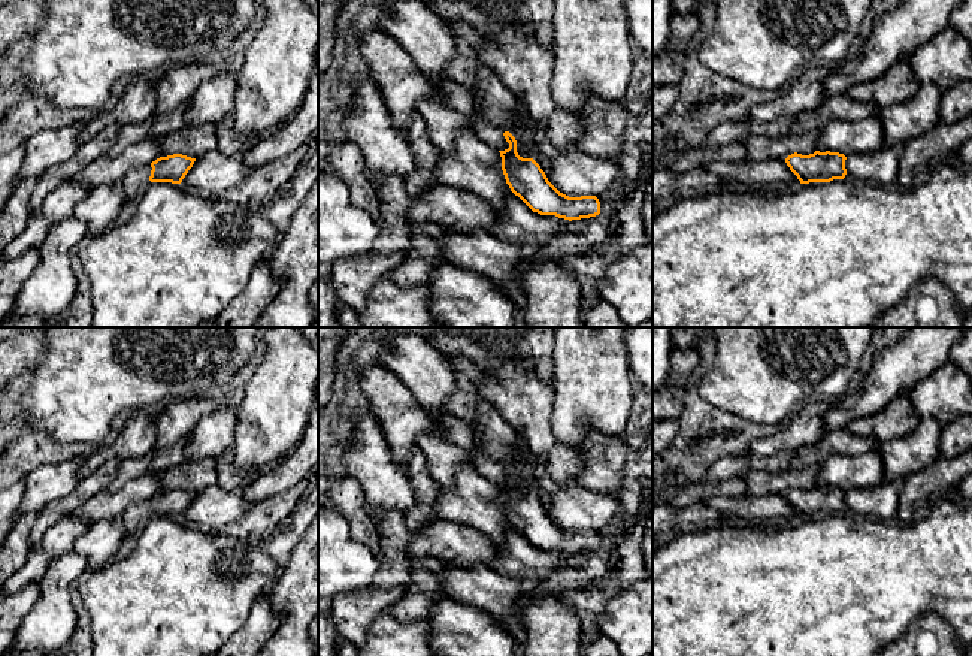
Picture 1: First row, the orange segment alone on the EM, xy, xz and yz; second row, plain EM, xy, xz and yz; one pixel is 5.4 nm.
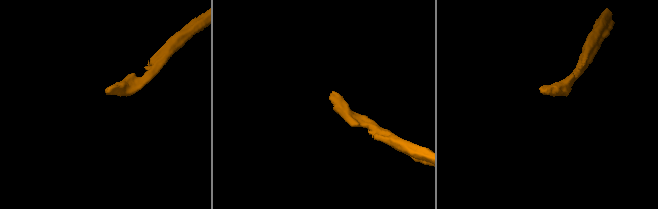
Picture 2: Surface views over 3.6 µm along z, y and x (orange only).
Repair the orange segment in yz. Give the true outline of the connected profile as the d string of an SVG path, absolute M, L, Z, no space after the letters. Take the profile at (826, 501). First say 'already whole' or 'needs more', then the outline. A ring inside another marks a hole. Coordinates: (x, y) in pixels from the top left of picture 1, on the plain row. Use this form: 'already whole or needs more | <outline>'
already whole | M815 486L809 490L794 487L785 493L785 498L800 519L809 519L844 514L847 510L845 495L847 492L839 487Z

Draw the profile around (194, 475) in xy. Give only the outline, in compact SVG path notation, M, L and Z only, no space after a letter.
M203 457L199 460L185 460L181 465L163 465L160 474L160 492L182 489L199 493L209 486L216 484L216 459Z

